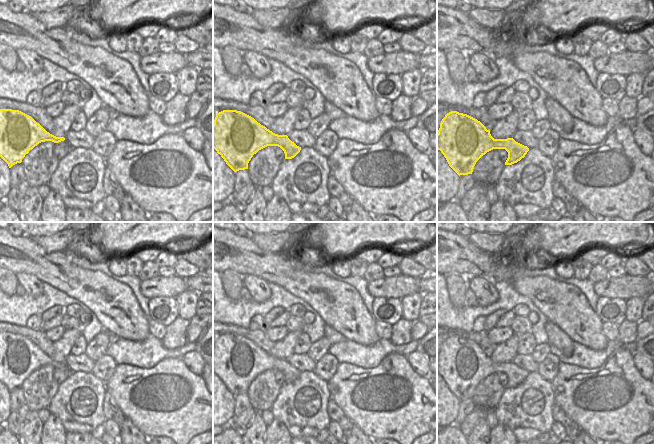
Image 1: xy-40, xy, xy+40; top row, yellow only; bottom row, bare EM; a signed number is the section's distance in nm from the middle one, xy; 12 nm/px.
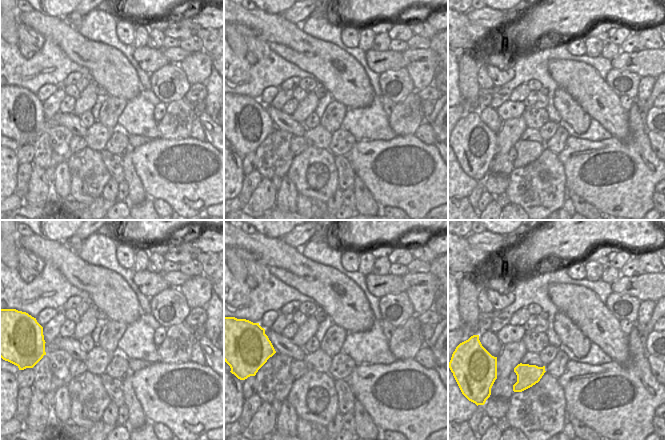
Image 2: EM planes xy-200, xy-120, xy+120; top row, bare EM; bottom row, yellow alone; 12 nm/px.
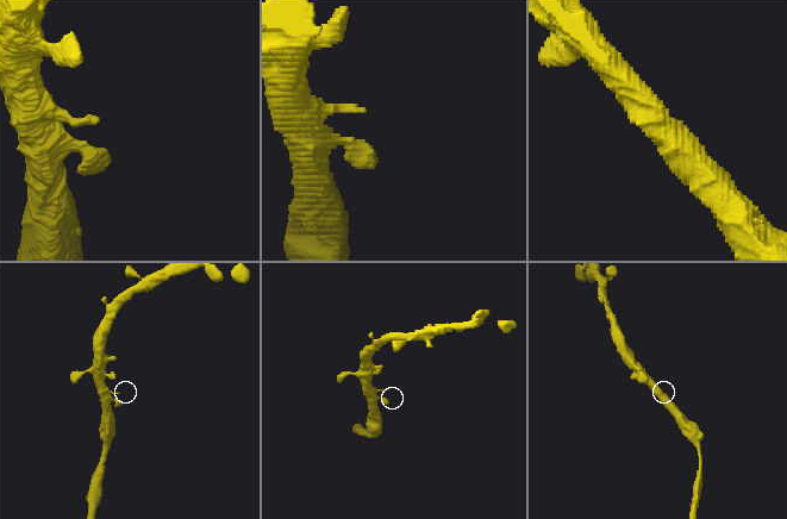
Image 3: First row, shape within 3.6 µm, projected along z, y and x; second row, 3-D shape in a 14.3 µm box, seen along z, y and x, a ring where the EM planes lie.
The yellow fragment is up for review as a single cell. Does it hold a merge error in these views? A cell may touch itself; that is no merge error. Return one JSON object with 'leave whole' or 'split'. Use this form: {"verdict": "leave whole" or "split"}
{"verdict": "leave whole"}

